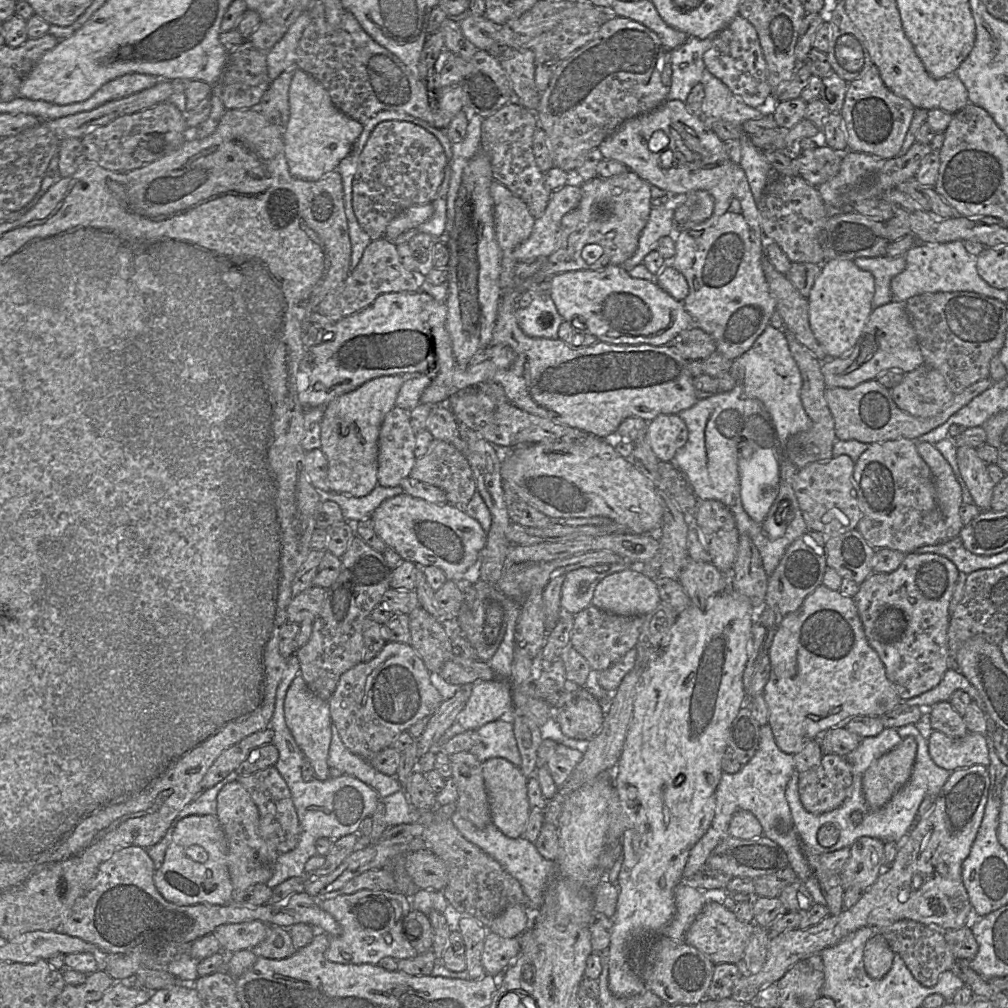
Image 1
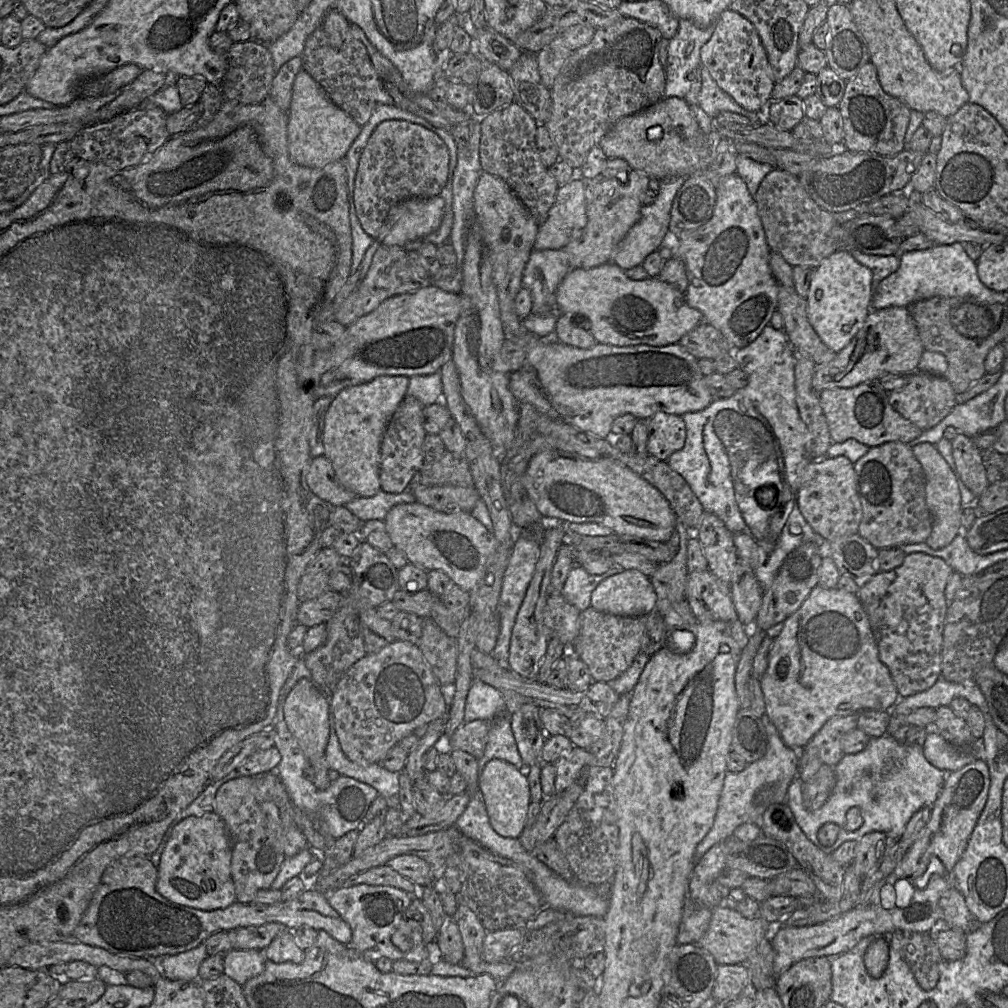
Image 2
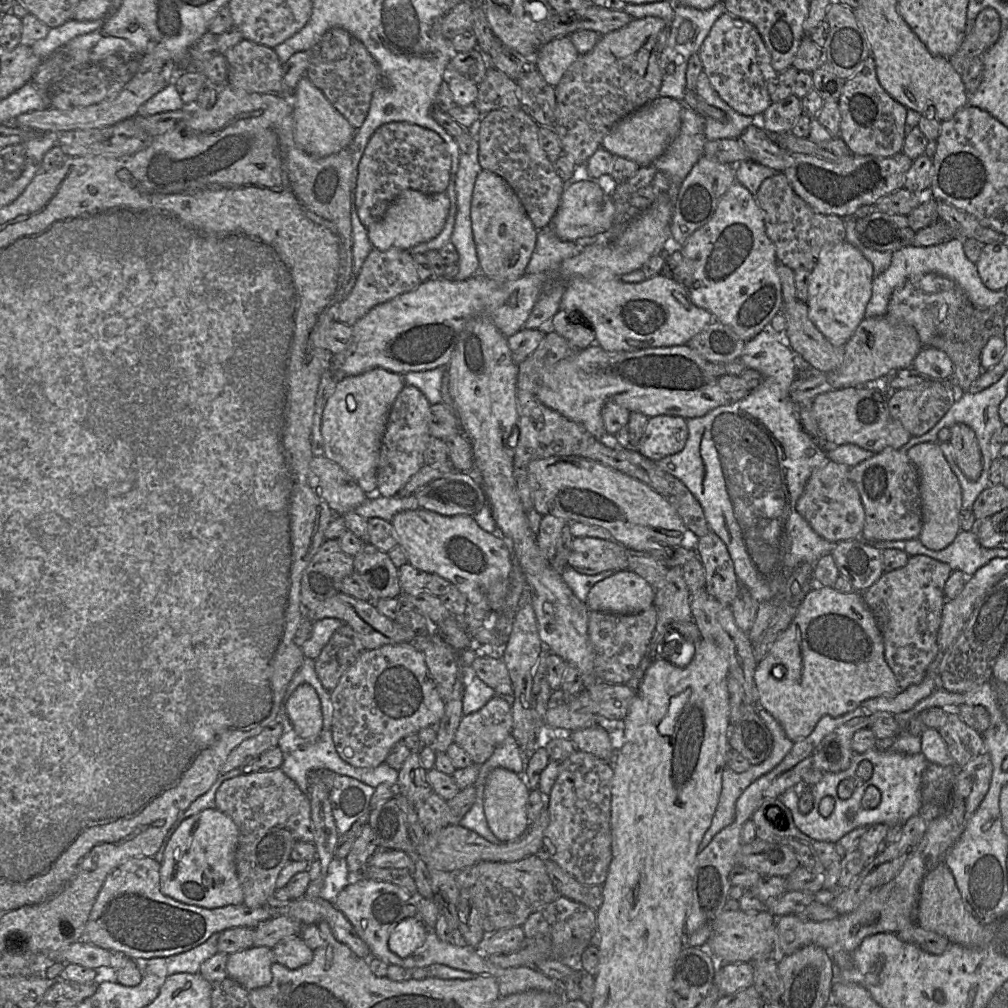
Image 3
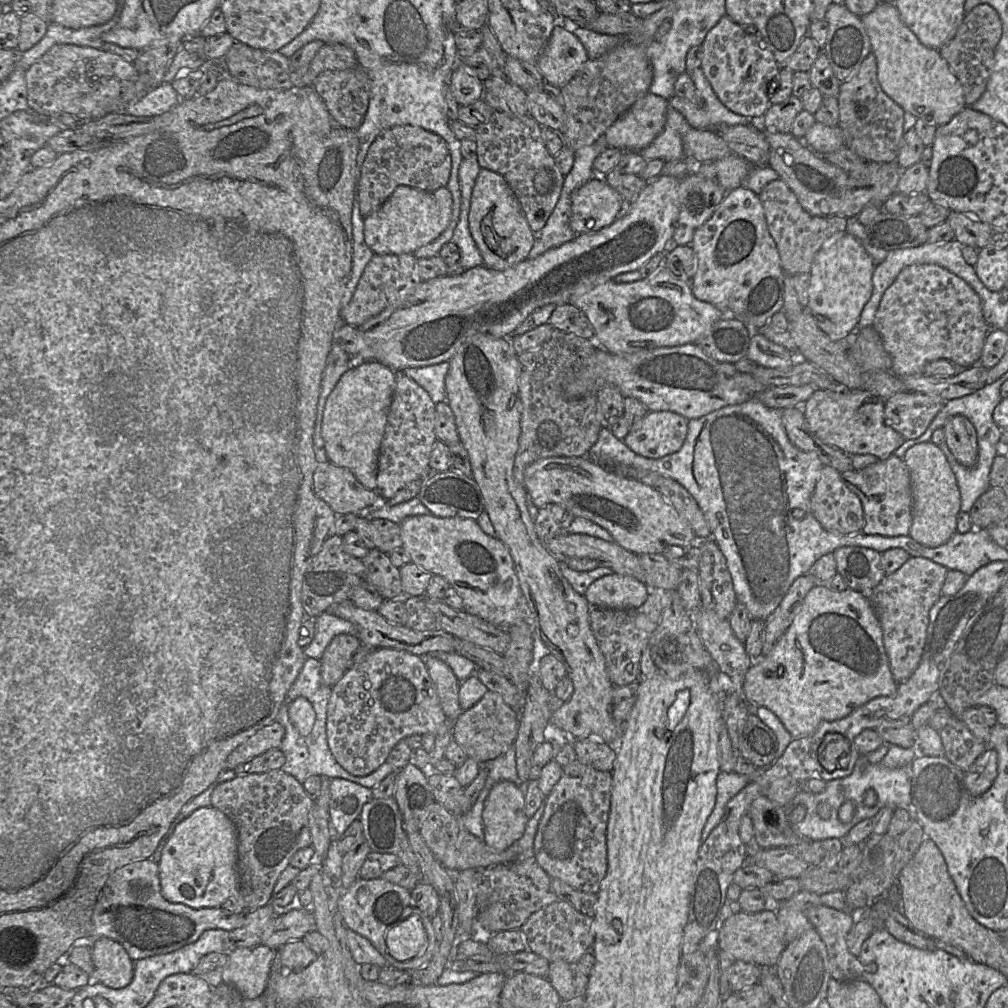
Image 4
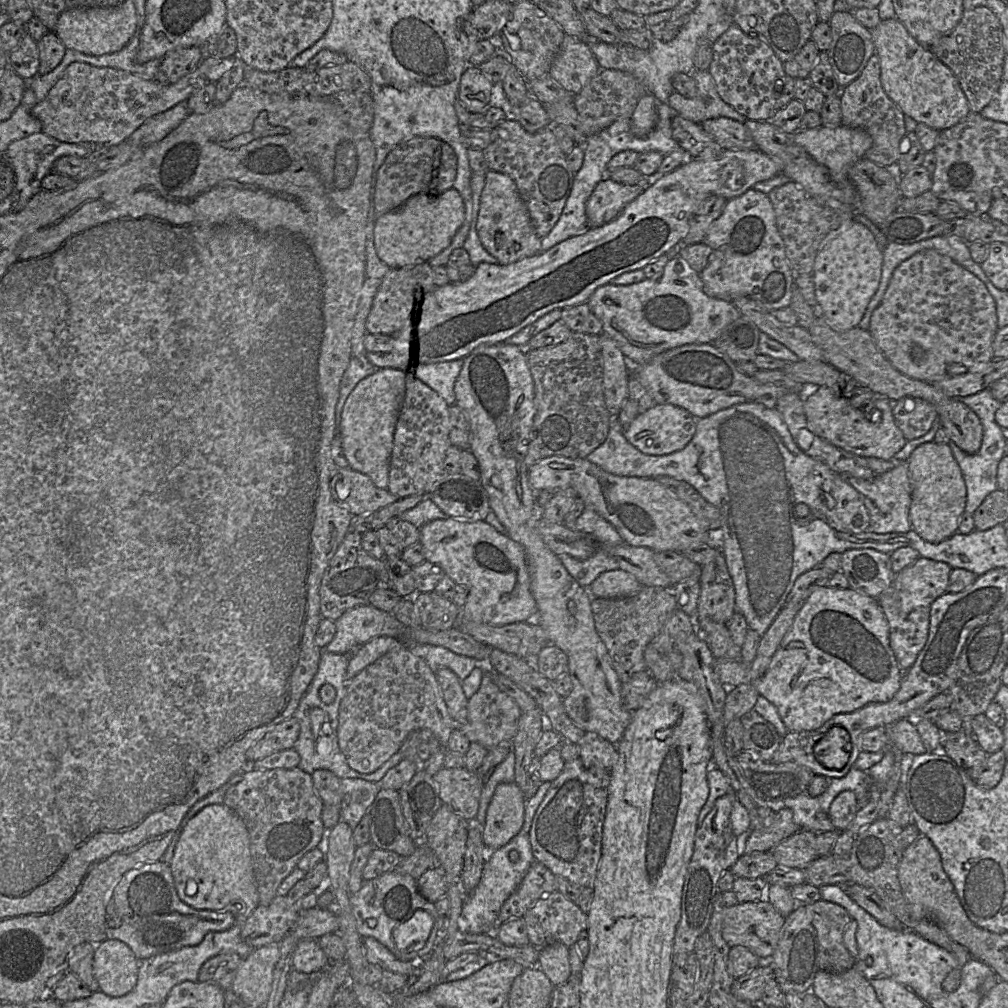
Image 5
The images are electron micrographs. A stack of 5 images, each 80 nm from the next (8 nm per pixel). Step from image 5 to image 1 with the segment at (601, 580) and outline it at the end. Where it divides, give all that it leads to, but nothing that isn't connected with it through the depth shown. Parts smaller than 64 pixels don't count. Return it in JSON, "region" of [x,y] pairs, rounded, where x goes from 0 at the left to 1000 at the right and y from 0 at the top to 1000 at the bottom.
{"region":[[[635,565],[600,572],[590,583],[587,600],[615,611],[640,611],[656,597],[650,577]]]}

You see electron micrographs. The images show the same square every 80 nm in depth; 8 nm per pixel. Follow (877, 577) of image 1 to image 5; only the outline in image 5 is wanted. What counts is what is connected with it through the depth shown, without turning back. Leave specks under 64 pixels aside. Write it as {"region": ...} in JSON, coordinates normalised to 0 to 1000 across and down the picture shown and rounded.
{"region":[[[912,553],[890,568],[884,580],[870,593],[882,620],[883,641],[894,666],[900,666],[905,661],[918,640],[924,599],[939,587],[943,565],[944,563],[938,558]]]}

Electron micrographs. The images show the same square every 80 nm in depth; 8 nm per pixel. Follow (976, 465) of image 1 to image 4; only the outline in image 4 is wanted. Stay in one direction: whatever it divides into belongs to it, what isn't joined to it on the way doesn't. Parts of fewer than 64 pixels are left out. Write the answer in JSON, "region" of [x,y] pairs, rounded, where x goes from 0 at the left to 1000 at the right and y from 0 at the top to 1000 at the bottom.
{"region":[[[954,412],[941,415],[936,423],[938,439],[950,458],[965,463],[970,455],[969,429],[963,418]]]}

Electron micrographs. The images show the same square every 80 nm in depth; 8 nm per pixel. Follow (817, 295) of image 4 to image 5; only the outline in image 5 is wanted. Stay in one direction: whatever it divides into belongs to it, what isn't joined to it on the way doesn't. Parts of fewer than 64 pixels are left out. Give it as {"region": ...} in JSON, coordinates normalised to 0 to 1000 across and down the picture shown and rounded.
{"region":[[[841,216],[831,227],[823,229],[813,242],[805,270],[811,300],[808,305],[810,319],[815,315],[818,322],[828,328],[839,328],[850,324],[862,299],[871,287],[874,264],[875,248],[857,222]]]}

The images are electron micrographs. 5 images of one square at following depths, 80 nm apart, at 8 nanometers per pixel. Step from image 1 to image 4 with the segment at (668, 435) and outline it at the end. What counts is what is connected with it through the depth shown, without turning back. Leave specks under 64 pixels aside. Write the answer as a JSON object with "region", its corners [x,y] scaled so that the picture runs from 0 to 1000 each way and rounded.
{"region":[[[643,408],[627,422],[618,438],[635,452],[654,455],[675,446],[683,431],[683,418],[669,409]]]}

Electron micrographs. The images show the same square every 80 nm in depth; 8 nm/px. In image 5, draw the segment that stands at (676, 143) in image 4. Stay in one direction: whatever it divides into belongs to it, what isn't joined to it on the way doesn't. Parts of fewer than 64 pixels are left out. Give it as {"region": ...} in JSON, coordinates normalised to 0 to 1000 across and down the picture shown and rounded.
{"region":[[[656,99],[651,105],[650,119],[646,126],[635,127],[635,137],[625,145],[617,145],[621,149],[633,151],[653,150],[658,154],[674,150],[672,141],[667,137],[667,120],[674,118],[669,109]]]}

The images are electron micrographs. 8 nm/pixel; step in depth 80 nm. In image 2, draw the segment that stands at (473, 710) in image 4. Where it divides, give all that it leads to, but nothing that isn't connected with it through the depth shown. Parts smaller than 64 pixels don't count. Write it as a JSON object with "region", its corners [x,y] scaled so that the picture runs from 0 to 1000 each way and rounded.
{"region":[[[469,714],[457,717],[444,732],[443,741],[457,743],[472,753],[479,750],[488,714]]]}

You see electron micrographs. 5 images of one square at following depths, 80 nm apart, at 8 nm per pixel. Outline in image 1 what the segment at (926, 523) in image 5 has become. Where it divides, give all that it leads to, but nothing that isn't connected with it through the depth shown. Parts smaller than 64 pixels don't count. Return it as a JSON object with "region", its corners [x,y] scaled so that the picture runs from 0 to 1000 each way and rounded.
{"region":[[[913,438],[910,447],[922,462],[928,481],[929,497],[938,520],[938,536],[940,538],[951,532],[956,520],[952,513],[955,501],[954,485],[941,458],[927,440]]]}

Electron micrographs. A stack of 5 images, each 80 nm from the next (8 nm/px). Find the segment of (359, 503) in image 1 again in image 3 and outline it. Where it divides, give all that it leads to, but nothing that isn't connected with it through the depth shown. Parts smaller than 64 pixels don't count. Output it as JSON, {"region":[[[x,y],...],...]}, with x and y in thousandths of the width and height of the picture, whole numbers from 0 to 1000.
{"region":[[[372,489],[370,492],[365,492],[351,507],[362,515],[377,514],[388,518],[393,510],[415,504],[417,501],[411,490],[405,493],[395,491],[380,493]]]}

